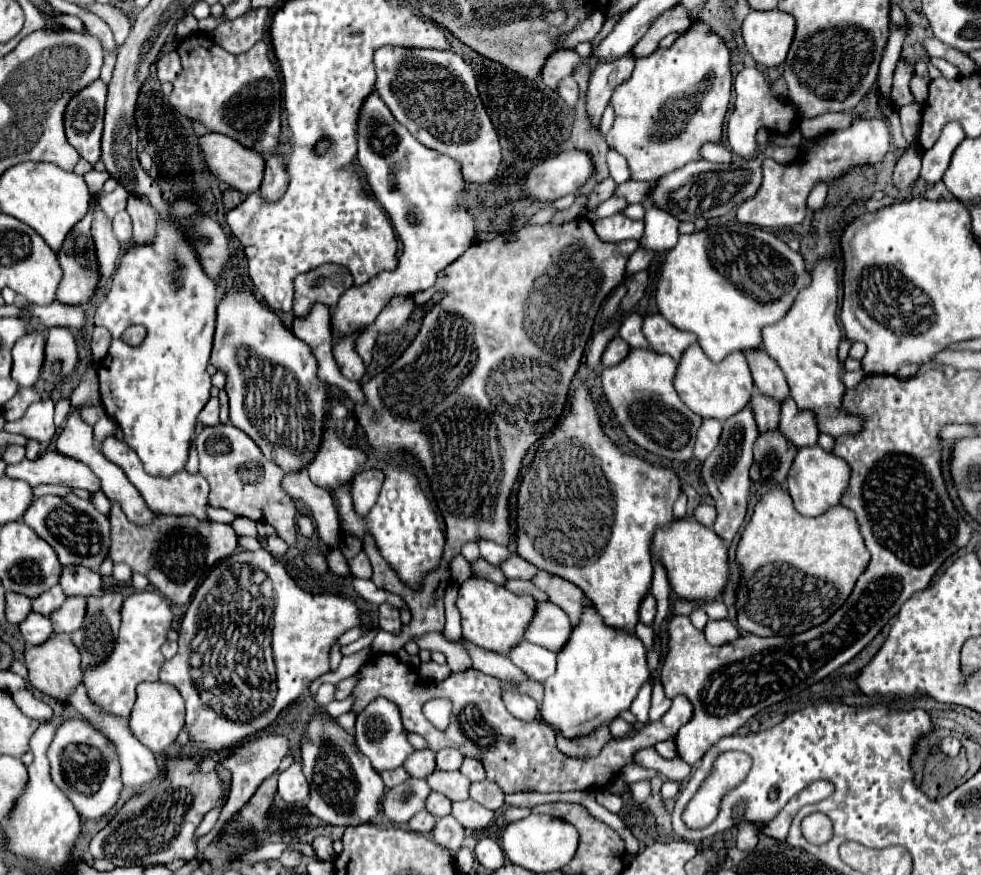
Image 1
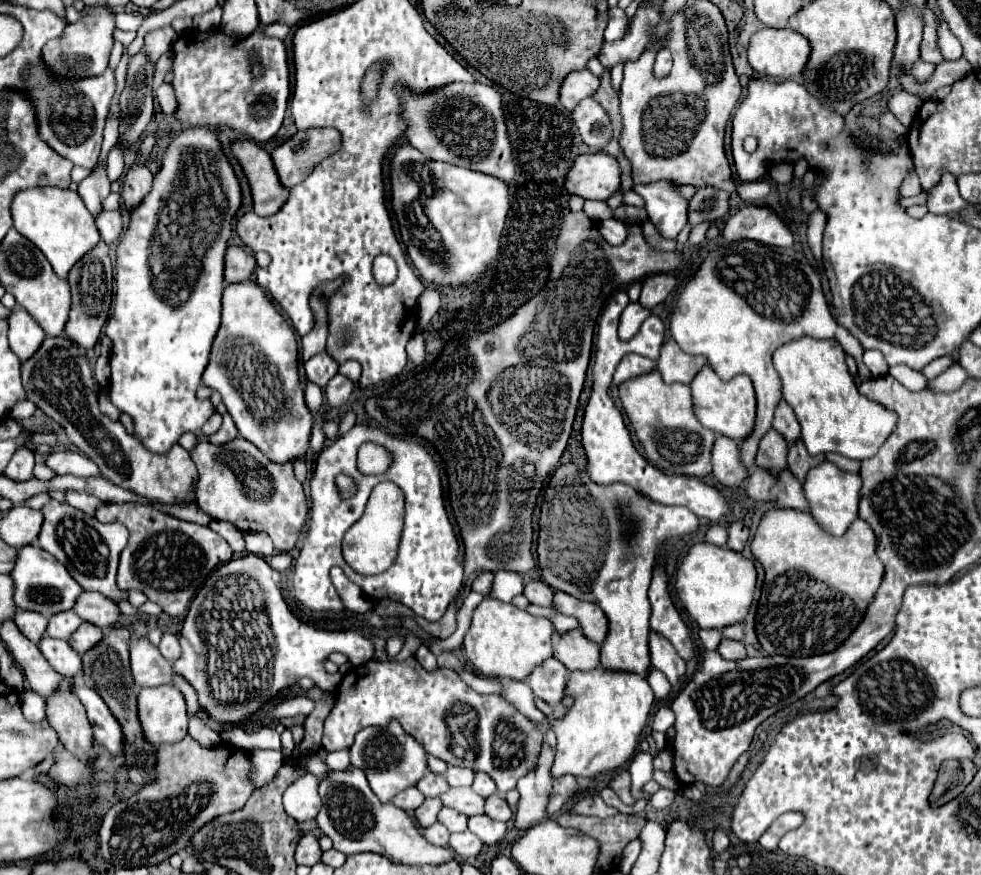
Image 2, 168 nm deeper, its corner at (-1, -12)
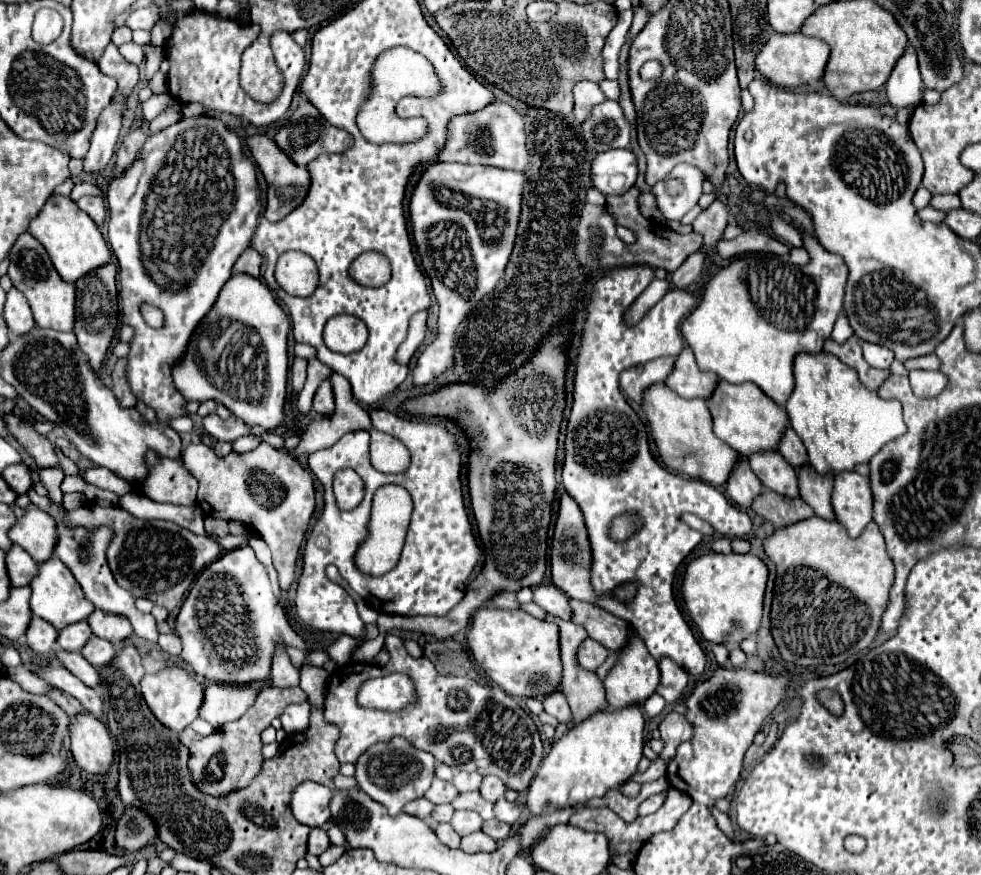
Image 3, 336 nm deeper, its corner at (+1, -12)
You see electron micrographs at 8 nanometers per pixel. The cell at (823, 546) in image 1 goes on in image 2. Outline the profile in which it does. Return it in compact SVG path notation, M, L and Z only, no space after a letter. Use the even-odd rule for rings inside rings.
M773 508L765 512L759 522L751 542L751 552L765 570L765 582L755 616L755 632L761 648L767 654L811 656L835 650L835 646L843 642L843 638L847 638L847 634L851 634L851 630L859 624L867 602L871 602L883 578L883 564L875 554L873 530L859 518L847 528L843 536L837 538L825 534L805 510Z

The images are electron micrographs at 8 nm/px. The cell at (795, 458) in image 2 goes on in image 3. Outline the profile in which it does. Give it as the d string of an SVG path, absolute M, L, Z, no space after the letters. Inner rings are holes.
M809 464L803 466L799 472L799 490L801 498L815 510L819 518L835 520L833 506L831 506L831 490L833 490L833 478L817 474Z

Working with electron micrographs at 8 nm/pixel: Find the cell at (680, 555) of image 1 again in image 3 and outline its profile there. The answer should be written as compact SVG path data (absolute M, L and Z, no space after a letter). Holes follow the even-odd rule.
M705 554L693 560L685 572L683 598L703 638L733 648L755 634L763 618L767 578L769 570L765 562L751 554Z

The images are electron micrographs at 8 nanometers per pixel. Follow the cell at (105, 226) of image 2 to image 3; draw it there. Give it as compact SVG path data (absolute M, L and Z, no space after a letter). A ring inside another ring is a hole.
M83 196L75 202L83 212L87 212L97 226L105 222L105 202L101 196Z

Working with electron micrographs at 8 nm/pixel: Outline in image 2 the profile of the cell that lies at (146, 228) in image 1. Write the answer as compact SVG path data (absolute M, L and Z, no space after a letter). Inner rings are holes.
M143 164L133 166L127 172L123 180L123 190L121 190L125 210L127 212L135 210L143 202L143 198L151 192L151 186L153 186L153 174L149 172L149 168Z

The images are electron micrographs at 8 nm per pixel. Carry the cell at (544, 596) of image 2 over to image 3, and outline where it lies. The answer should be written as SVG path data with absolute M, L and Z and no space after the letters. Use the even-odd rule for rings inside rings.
M541 584L541 586L533 588L533 592L535 592L535 604L539 604L543 610L547 610L549 614L553 614L561 620L571 620L573 610L569 606L569 598L559 588L555 588L553 584L549 584L549 586Z

